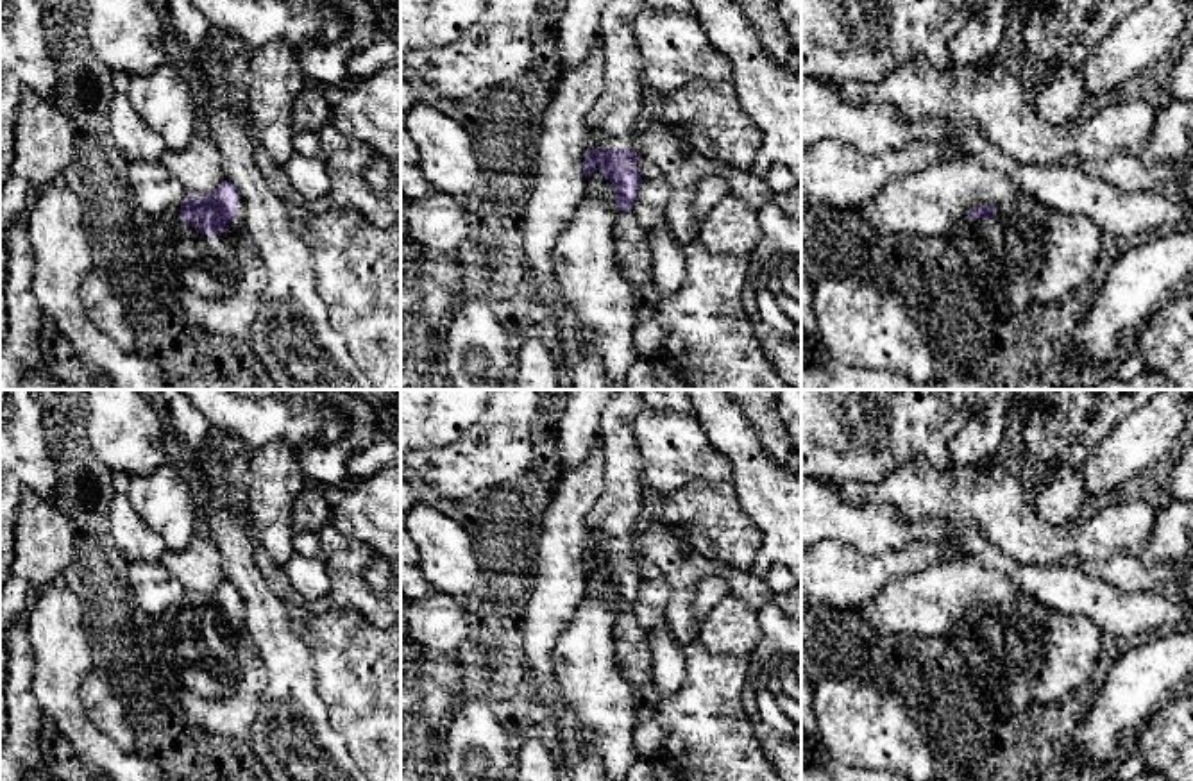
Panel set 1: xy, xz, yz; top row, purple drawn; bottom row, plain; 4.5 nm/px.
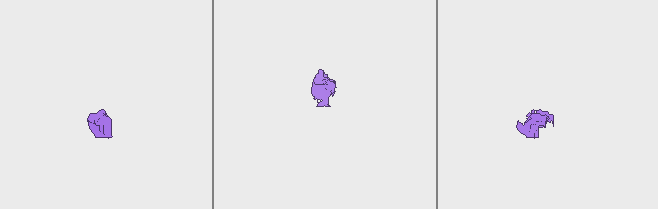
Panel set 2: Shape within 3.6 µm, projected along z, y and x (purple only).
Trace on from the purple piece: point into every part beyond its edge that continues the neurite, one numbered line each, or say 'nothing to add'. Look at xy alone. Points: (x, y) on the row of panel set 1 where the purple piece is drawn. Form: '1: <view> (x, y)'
1: xy (219, 279)

